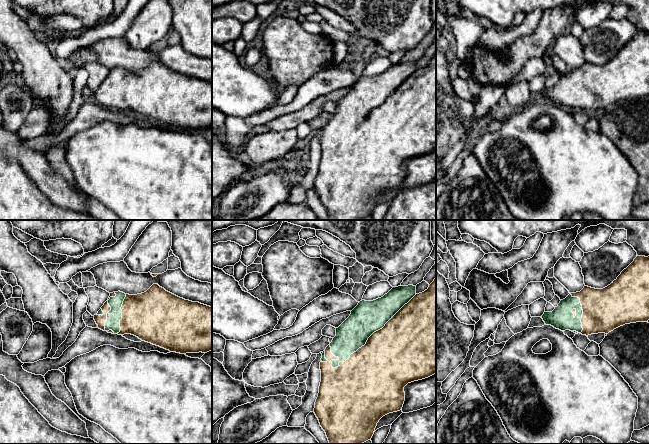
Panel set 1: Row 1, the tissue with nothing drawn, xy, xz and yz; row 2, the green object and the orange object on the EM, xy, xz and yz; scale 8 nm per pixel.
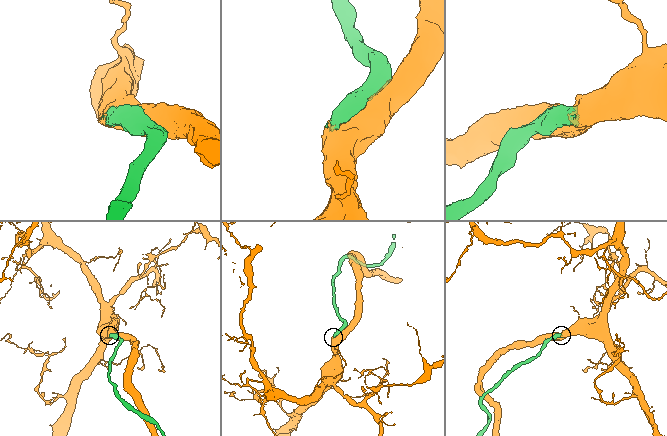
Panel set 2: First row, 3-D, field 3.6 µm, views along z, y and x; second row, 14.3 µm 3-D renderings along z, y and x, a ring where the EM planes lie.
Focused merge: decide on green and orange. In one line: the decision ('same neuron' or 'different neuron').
same neuron

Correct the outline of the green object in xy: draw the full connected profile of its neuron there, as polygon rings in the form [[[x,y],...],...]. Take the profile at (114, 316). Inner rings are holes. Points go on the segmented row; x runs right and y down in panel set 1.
[[[158,284],[137,295],[110,293],[94,320],[103,331],[131,334],[170,352],[212,351],[212,307],[180,298]]]

